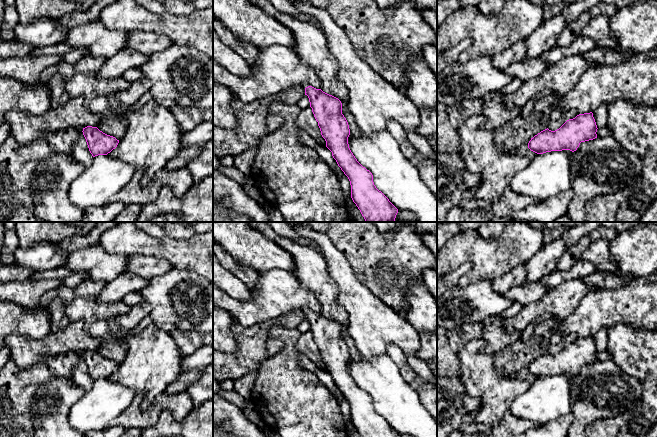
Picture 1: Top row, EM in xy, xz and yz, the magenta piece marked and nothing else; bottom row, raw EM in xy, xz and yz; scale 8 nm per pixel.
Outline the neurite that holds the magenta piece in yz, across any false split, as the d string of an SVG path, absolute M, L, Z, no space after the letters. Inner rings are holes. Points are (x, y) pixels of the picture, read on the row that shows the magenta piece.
M593 113L579 114L567 120L559 129L551 131L548 128L535 135L528 145L511 148L511 155L527 155L531 150L537 154L551 151L576 151L581 142L597 138L597 125Z

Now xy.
M87 126L83 128L82 132L93 157L107 155L119 143L115 137L103 133L97 127Z

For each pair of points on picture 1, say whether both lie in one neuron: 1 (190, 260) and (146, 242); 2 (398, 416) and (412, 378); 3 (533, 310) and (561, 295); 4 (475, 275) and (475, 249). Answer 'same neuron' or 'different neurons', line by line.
1: same neuron
2: different neurons
3: same neuron
4: same neuron

